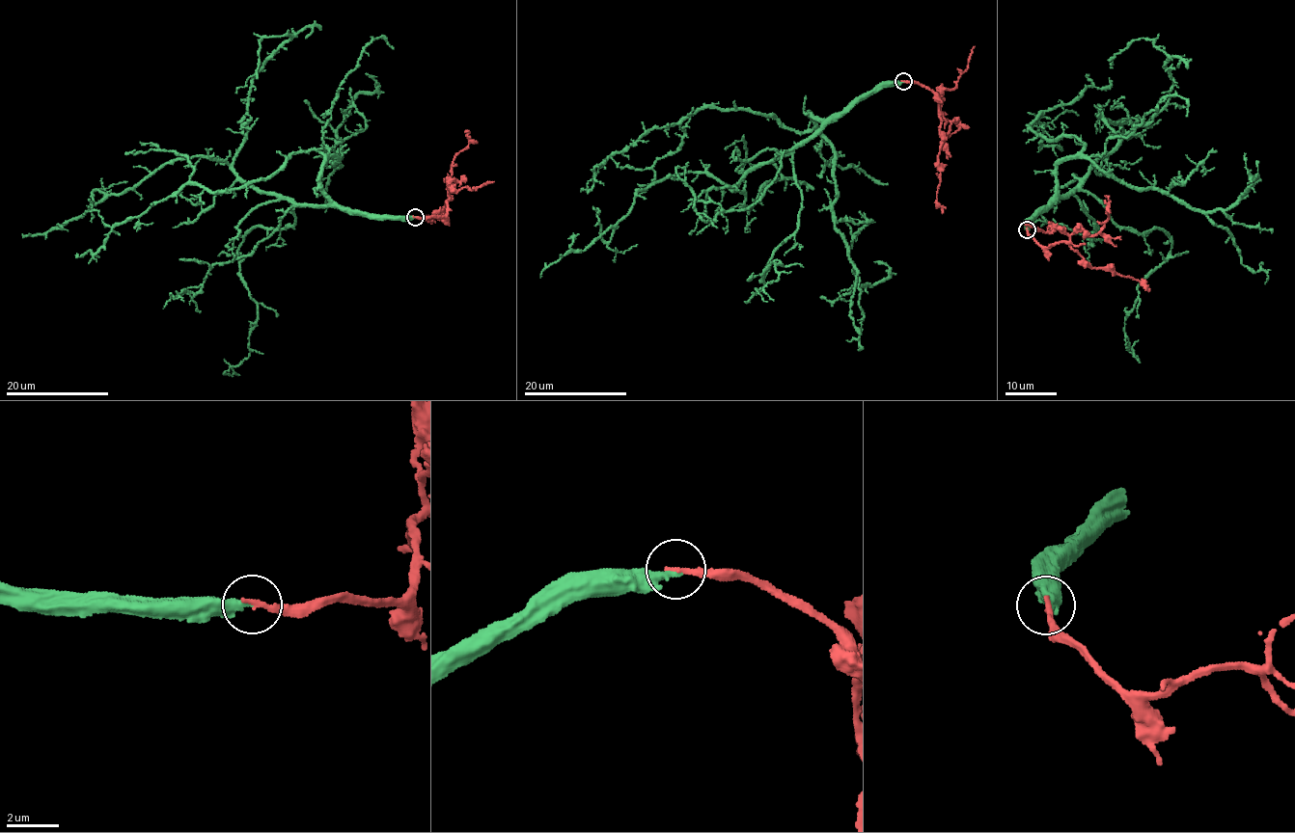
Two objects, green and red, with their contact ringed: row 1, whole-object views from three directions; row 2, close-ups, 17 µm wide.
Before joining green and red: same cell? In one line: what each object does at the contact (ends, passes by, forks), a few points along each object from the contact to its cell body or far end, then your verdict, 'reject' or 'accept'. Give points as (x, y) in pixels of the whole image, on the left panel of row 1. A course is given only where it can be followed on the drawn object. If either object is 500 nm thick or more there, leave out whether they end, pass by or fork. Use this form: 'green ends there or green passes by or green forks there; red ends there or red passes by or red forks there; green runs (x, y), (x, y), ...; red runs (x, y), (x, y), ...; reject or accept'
green ends there; red ends there; green runs (415, 216), (295, 203), (257, 192), (234, 171), (253, 75), (289, 38), (263, 38), (260, 63), (236, 93); red runs (416, 217), (446, 214), (445, 201), (443, 216), (439, 219), (435, 213), (435, 217), (428, 217), (430, 223); reject

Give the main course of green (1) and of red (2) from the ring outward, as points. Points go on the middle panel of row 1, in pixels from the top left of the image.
1: (903, 82), (879, 83), (757, 168), (733, 189), (750, 209), (781, 176), (752, 165), (742, 140), (726, 147)
2: (903, 81), (918, 81), (936, 94), (941, 141), (936, 198), (943, 208), (942, 213)

